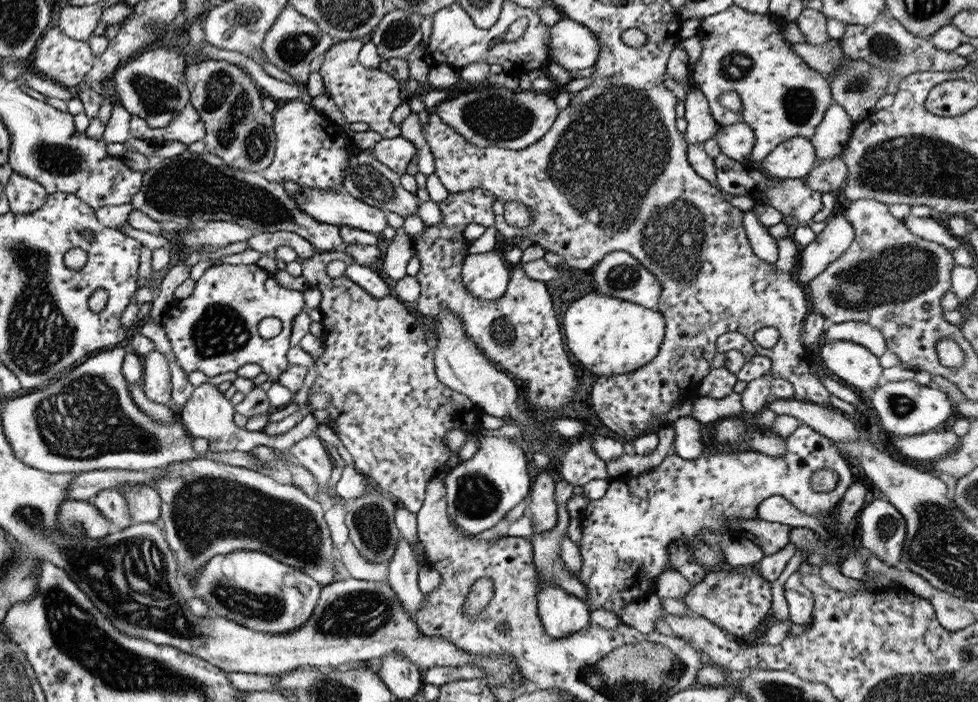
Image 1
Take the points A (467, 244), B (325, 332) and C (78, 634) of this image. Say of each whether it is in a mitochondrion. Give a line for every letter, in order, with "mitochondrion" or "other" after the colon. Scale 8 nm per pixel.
A: other
B: other
C: mitochondrion

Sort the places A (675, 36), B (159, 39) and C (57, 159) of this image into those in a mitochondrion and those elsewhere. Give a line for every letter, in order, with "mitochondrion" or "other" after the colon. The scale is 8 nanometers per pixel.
A: other
B: other
C: mitochondrion

